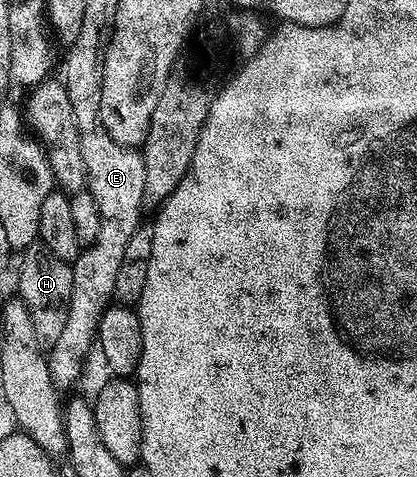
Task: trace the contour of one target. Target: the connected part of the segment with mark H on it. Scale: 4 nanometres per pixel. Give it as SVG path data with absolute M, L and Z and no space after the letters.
M36 241L21 255L22 267L18 270L18 288L22 302L32 316L32 328L36 328L36 340L44 348L52 347L64 332L68 320L68 308L72 300L74 272L71 263L60 260L43 242Z

